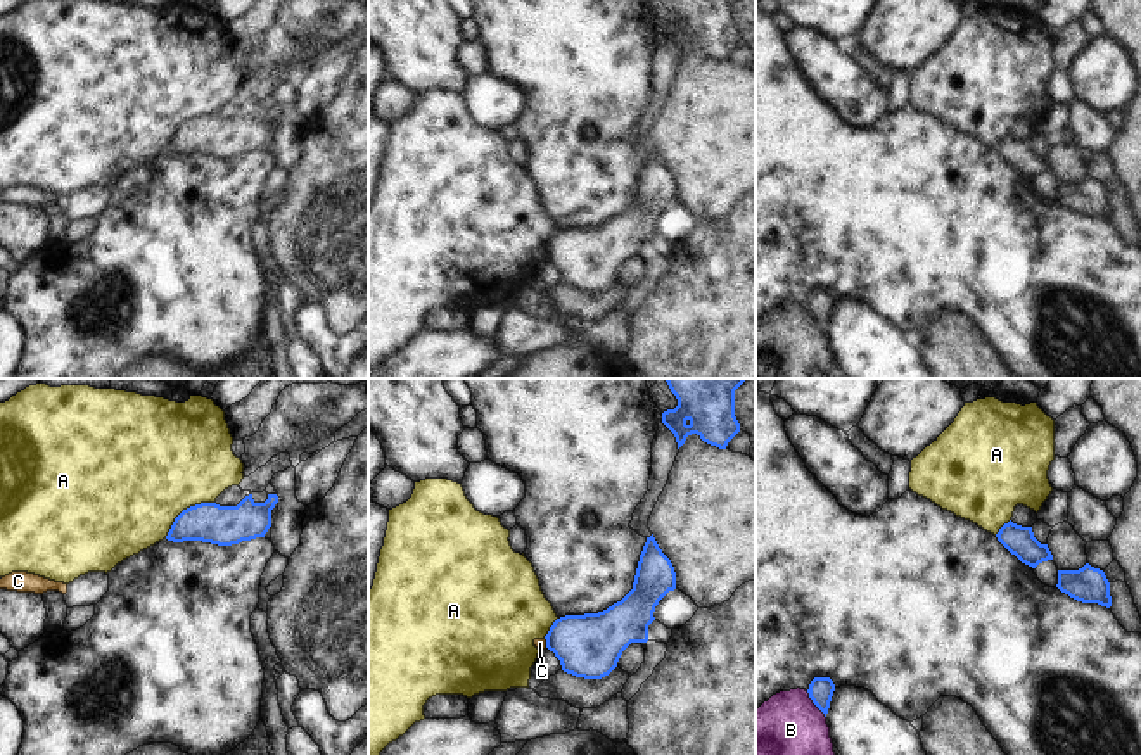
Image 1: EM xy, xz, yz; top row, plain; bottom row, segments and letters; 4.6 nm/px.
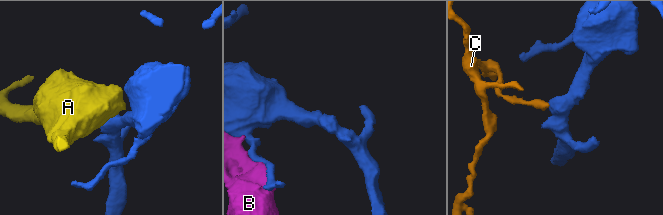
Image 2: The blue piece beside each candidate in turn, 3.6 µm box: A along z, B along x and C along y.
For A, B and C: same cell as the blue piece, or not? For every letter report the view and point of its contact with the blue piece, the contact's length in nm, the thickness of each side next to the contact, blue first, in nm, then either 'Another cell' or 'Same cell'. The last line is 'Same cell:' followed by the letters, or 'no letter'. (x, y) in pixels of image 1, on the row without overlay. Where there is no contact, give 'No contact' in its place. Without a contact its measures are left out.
A: Touches blue at xy (184, 123). Shared border 280 nm. Thickness 190 nm (blue) against 500 nm. Another cell
B: Touches blue at yz (815, 317). Shared border 160 nm. Thickness 110 nm (blue) against 440 nm. Another cell
C: Touches blue at xz (547, 256). Shared border 50 nm. Thickness 300 nm (blue) against 50 nm. Another cell
Same cell: no letter.

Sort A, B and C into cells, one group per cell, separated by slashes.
A / B / C

